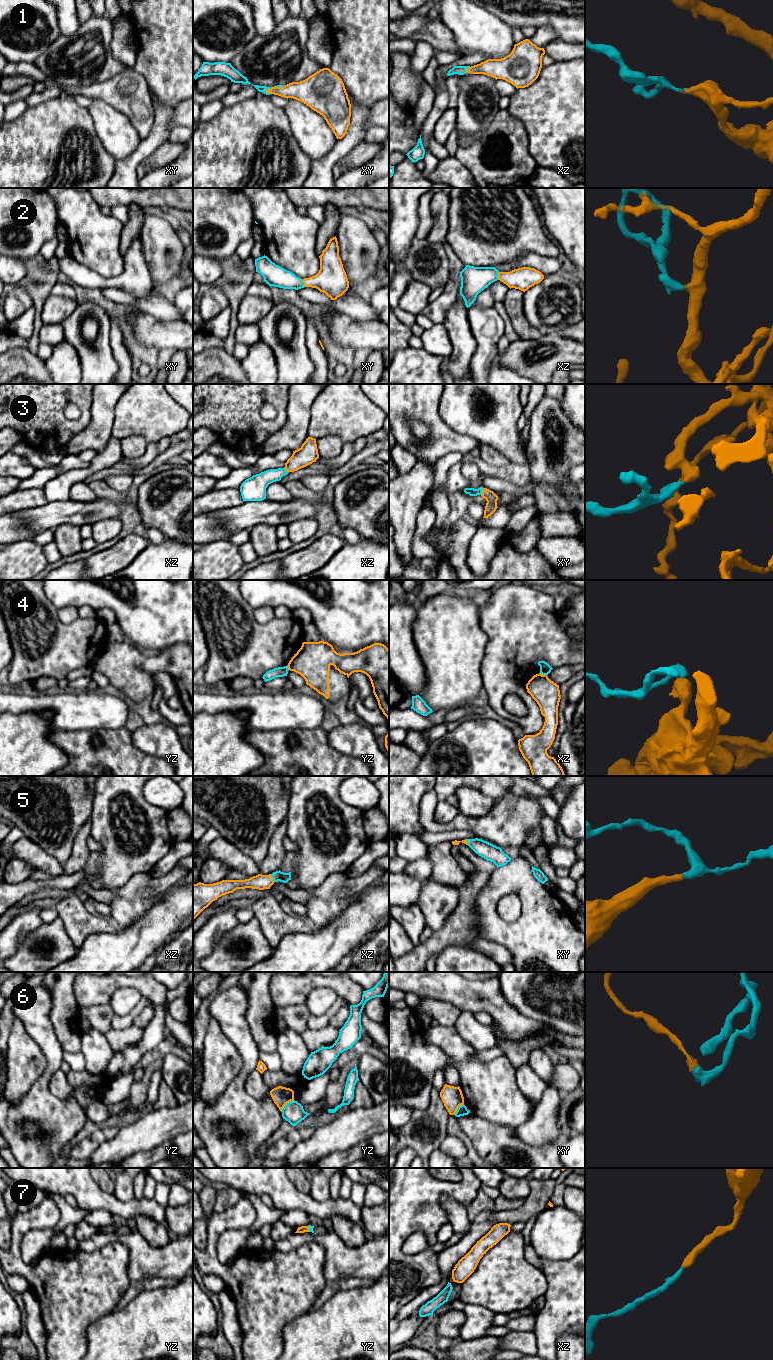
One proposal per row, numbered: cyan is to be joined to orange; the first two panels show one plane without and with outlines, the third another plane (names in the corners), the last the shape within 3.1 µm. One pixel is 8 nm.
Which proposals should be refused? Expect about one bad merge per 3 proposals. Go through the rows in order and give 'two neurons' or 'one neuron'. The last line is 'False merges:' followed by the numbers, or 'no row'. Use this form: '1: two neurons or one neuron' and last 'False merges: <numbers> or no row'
1: one neuron
2: one neuron
3: one neuron
4: two neurons
5: one neuron
6: two neurons
7: one neuron
False merges: 4, 6

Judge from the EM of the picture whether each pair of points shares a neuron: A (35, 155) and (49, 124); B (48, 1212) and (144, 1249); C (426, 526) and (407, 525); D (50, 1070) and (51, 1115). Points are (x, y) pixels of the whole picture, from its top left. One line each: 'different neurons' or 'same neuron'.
A: same neuron
B: different neurons
C: different neurons
D: same neuron

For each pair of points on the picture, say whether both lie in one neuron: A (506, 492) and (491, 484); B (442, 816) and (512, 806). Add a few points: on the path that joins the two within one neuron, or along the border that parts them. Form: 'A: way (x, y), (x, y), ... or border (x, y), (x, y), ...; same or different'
A: way (502, 488), (495, 484); same
B: border (458, 812), (444, 823), (433, 816); different

